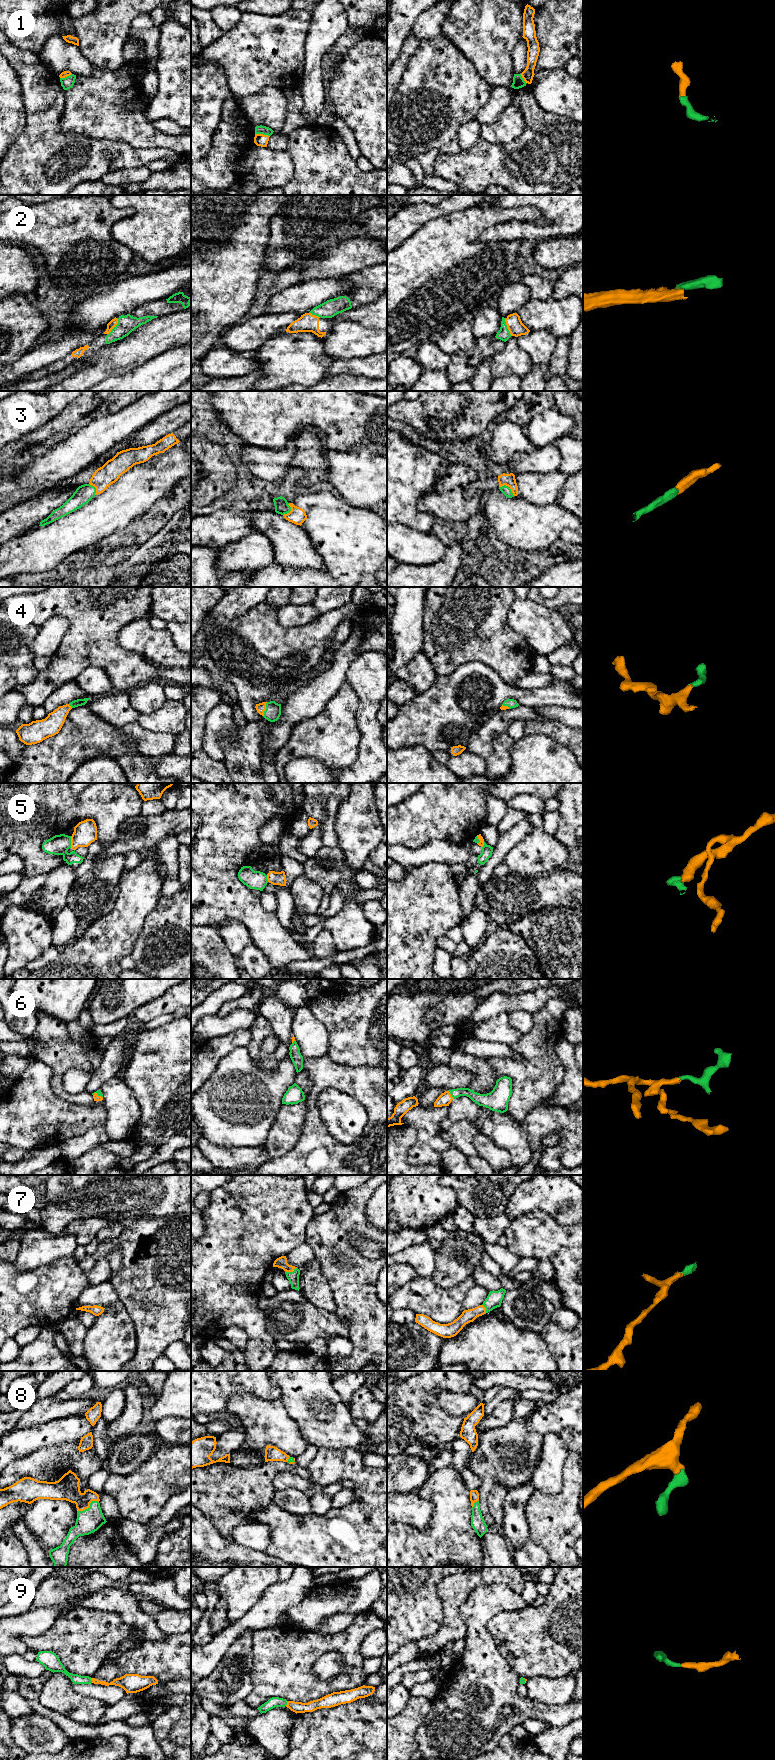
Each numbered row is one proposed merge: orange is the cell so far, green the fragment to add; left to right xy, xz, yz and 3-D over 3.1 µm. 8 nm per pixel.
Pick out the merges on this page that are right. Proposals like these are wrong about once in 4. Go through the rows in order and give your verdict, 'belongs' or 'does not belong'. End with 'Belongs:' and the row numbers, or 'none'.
1: belongs
2: belongs
3: belongs
4: belongs
5: does not belong
6: belongs
7: belongs
8: belongs
9: belongs
Belongs: 1, 2, 3, 4, 6, 7, 8, 9

